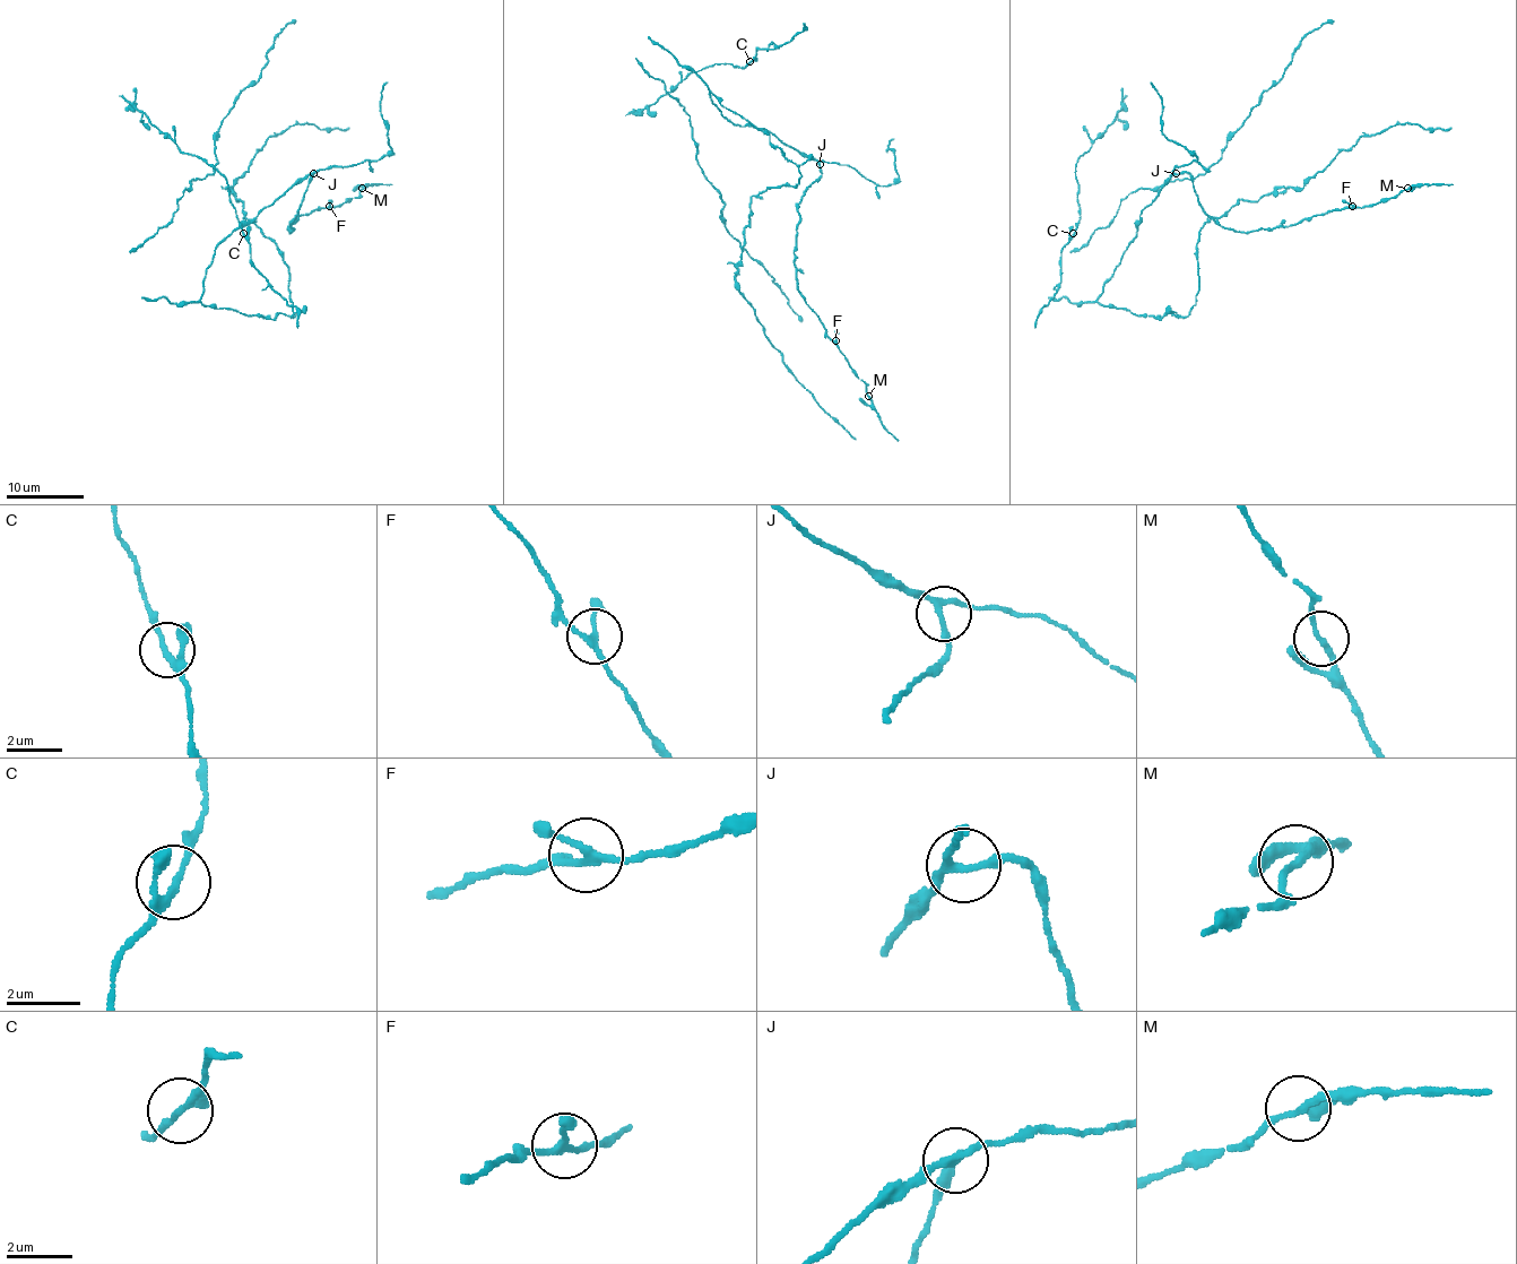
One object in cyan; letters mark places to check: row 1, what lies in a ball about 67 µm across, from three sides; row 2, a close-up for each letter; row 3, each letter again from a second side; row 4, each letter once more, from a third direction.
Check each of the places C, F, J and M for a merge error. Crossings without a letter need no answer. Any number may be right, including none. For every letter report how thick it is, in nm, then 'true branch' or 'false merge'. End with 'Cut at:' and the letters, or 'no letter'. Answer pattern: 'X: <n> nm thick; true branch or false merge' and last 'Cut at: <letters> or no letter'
C: 170 nm thick; true branch
F: 170 nm thick; true branch
J: 190 nm thick; true branch
M: 180 nm thick; true branch
Cut at: no letter

